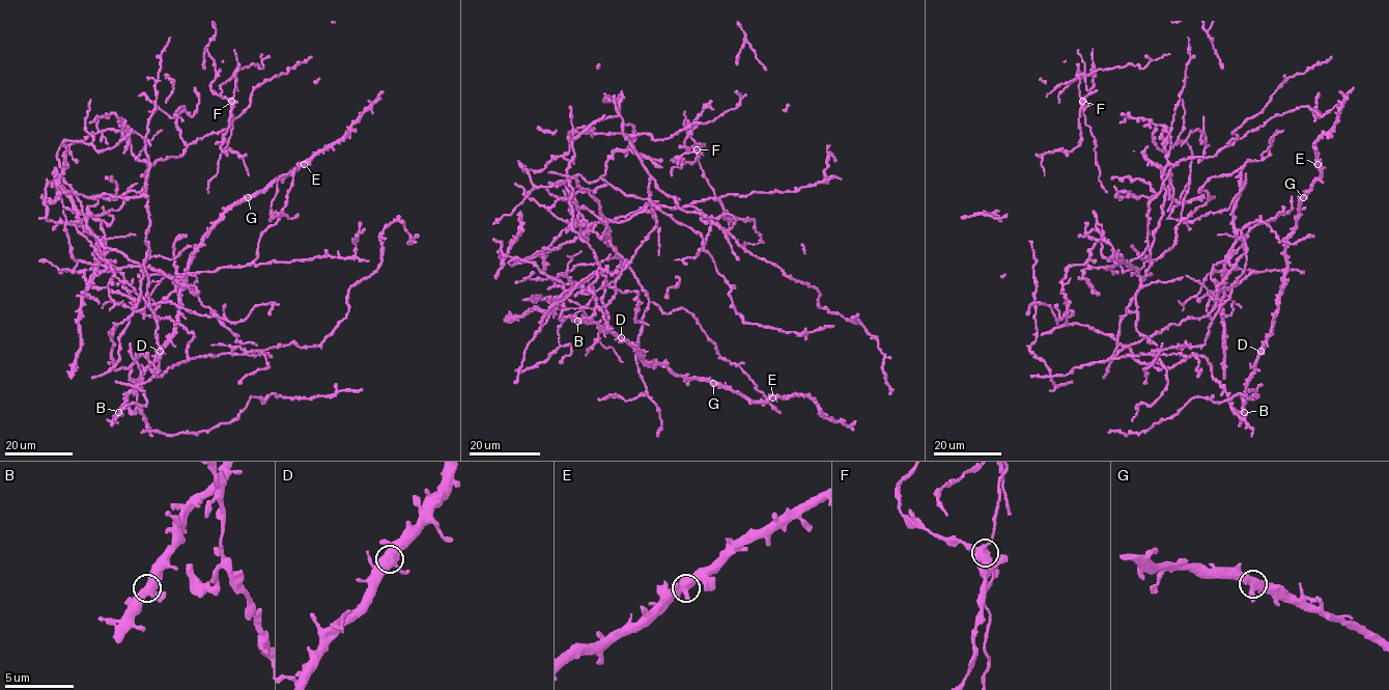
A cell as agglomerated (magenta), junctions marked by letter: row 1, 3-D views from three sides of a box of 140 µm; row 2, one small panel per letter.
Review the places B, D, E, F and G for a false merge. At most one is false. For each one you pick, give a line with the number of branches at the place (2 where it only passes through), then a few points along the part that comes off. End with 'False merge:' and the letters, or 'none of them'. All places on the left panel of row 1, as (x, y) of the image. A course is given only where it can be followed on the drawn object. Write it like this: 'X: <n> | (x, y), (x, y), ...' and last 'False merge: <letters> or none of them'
F: 3 | (231, 100), (236, 68), (251, 64), (263, 66), (261, 53)
False merge: F

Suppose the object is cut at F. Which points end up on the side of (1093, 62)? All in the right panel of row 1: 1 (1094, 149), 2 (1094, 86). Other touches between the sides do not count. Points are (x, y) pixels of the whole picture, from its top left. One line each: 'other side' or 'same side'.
1: other side
2: same side

